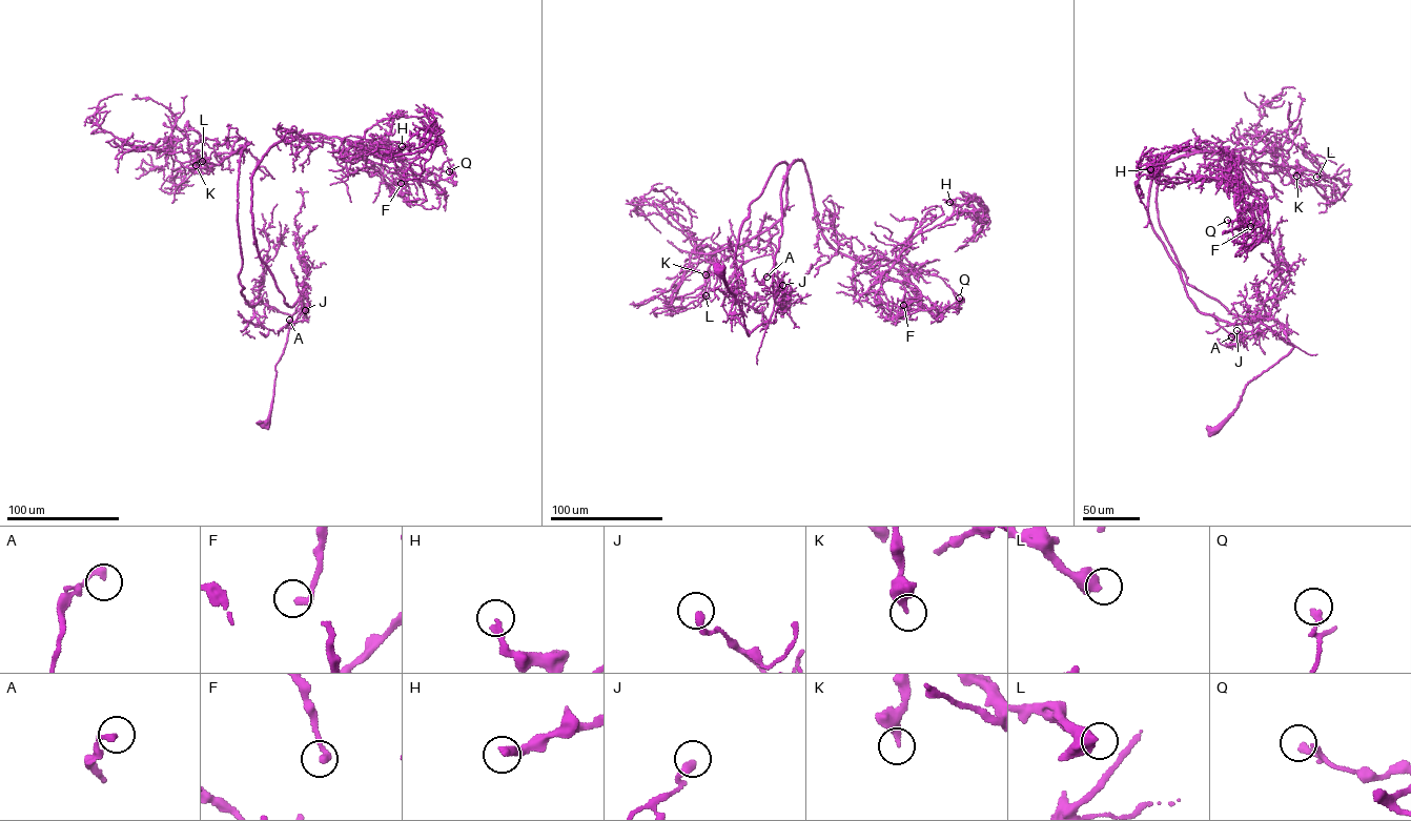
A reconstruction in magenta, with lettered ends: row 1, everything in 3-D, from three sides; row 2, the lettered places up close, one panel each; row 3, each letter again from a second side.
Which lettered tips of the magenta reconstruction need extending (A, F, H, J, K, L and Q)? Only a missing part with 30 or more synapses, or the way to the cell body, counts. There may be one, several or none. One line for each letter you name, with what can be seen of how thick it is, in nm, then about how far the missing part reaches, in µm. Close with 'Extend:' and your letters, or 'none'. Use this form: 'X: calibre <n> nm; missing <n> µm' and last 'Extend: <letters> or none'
H: calibre 280 nm; missing 25 µm
L: calibre 400 nm; missing 50 µm
Extend: H, L

